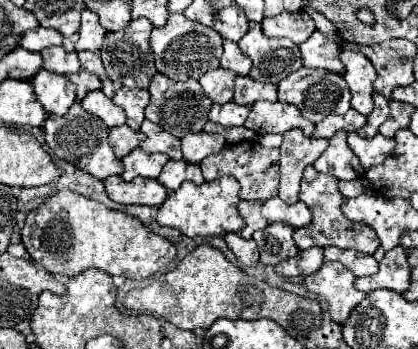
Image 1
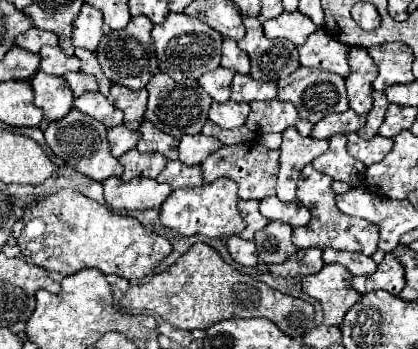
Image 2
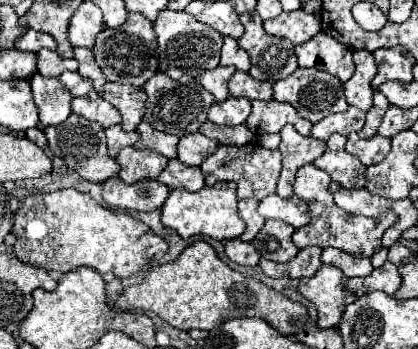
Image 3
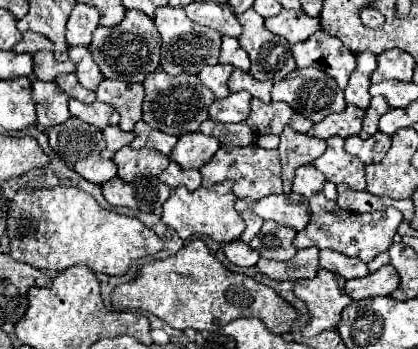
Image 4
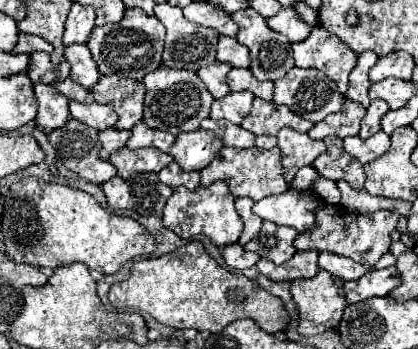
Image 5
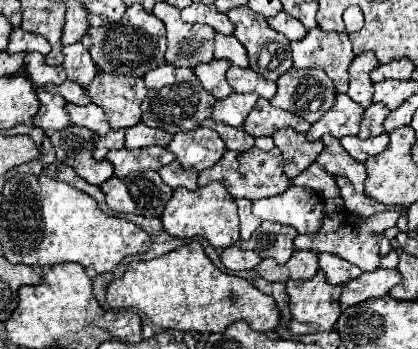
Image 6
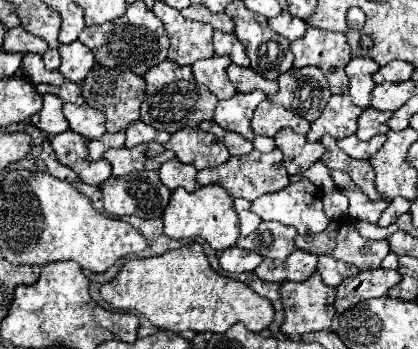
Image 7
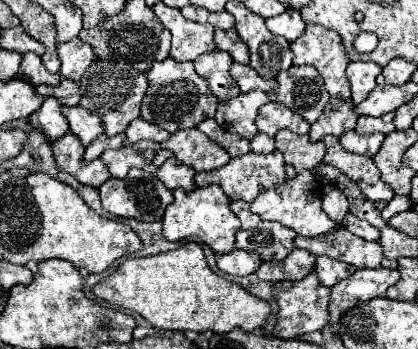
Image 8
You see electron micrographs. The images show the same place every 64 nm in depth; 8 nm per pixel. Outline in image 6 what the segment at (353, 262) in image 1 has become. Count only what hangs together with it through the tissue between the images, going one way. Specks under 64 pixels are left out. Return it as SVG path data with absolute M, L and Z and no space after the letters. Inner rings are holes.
M320 254L318 266L326 274L326 282L330 282L330 284L344 284L362 274L360 268L356 268L354 264L342 260L338 256L332 256L332 254Z

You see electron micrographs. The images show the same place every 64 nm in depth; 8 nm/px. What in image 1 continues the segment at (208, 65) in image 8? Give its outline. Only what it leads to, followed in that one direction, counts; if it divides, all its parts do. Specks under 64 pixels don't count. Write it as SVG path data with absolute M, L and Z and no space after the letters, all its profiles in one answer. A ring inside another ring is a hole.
M216 68L216 70L208 70L200 78L200 84L202 84L204 94L214 104L226 104L234 96L234 78L236 78L236 74L232 70Z

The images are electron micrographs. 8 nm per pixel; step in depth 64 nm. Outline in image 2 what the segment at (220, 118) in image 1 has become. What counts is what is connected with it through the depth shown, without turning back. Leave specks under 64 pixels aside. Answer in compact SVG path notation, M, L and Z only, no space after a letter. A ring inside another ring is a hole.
M228 100L224 104L218 104L214 102L210 106L210 112L208 112L208 118L222 126L222 128L238 128L246 122L250 114L250 104L248 102L234 102L234 100Z

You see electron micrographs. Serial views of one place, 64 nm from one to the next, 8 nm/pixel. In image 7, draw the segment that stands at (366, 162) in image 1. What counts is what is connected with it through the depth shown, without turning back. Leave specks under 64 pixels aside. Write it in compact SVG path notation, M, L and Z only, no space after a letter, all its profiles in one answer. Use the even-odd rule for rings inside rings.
M352 134L352 136L346 136L346 138L338 140L338 146L340 146L348 156L352 156L352 158L368 160L376 150L380 150L380 146L384 144L384 140L386 140L386 136L380 134L380 136L374 136L372 140L362 142L362 140L358 140L356 134Z

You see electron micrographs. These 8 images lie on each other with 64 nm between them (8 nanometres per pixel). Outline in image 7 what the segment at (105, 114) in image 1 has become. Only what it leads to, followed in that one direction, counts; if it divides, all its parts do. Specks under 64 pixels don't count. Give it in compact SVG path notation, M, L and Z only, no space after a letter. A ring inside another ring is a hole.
M64 104L62 112L70 124L70 130L82 134L86 140L96 140L106 132L102 112L96 112L94 108L88 108L86 104L84 106Z

